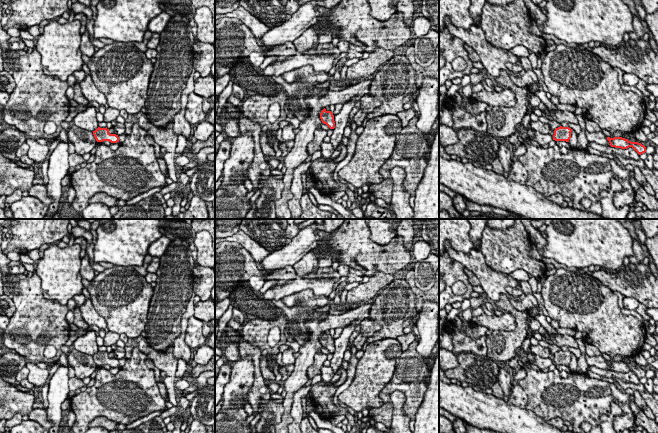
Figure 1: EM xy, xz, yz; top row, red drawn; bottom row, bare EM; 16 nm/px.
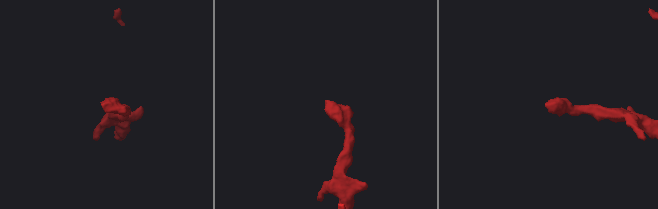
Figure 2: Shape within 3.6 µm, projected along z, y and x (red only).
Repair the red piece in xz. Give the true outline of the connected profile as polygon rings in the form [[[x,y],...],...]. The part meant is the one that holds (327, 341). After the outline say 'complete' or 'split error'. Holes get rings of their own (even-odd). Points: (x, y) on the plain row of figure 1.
[[[324,332],[320,337],[320,343],[322,347],[326,348],[330,353],[335,352],[334,339],[331,335],[327,335]]] | complete

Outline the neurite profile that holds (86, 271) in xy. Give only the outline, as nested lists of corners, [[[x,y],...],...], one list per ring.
[[[88,253],[82,258],[81,268],[80,268],[80,275],[83,279],[91,282],[95,277],[95,270],[91,267],[89,262]]]

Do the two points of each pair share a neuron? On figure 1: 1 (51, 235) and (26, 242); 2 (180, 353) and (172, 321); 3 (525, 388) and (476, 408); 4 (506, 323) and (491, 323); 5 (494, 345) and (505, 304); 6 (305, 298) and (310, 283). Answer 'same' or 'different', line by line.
1: same
2: different
3: different
4: same
5: same
6: different

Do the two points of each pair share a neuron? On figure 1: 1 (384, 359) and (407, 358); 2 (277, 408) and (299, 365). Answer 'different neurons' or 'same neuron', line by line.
1: different neurons
2: different neurons

